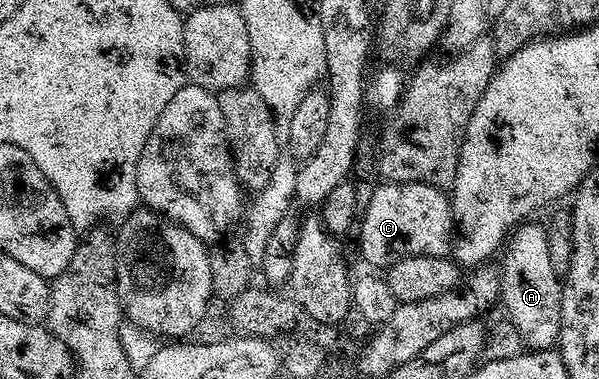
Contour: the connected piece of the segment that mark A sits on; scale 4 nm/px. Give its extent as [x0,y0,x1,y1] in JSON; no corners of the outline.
[499,221,561,351]

